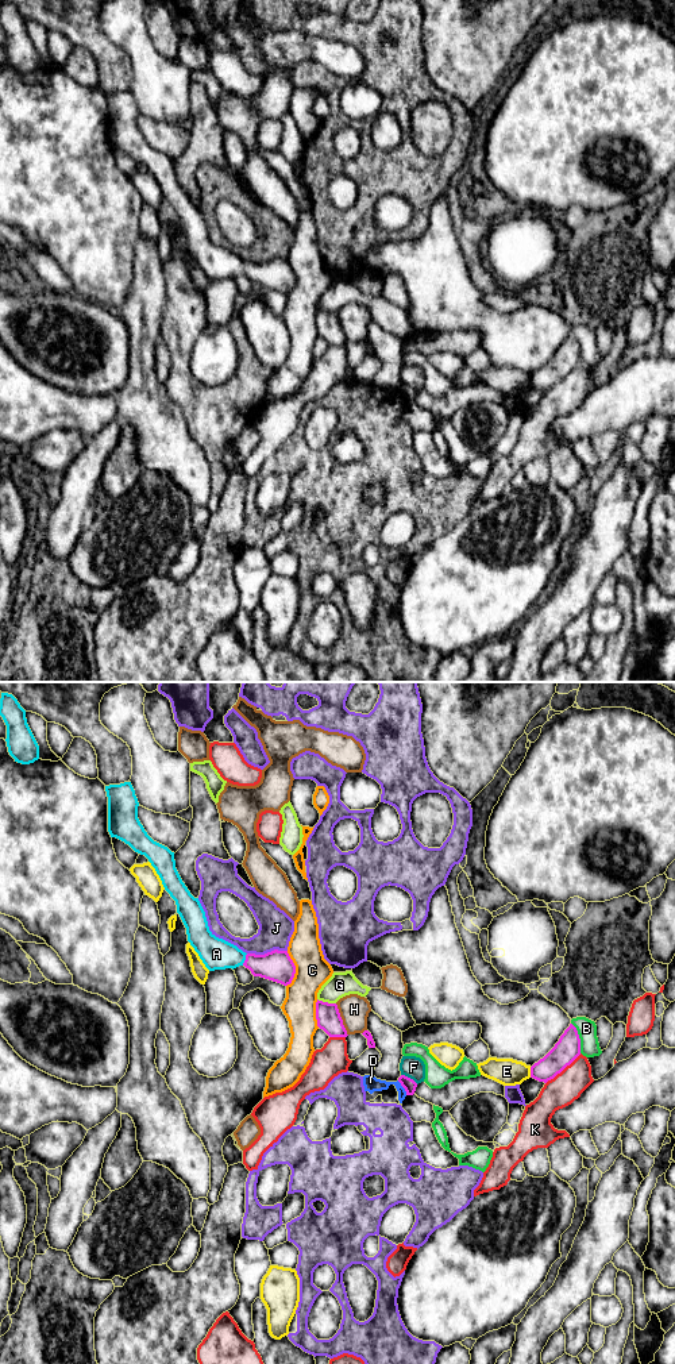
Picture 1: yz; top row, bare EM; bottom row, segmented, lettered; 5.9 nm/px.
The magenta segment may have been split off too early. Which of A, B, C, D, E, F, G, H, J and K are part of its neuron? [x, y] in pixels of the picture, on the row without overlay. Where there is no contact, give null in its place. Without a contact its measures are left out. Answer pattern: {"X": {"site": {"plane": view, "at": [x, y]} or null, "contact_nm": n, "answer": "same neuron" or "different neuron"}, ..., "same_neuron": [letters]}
{"A": {"site": {"plane": "yz", "at": [246, 268]}, "contact_nm": 80, "answer": "same neuron"}, "B": {"site": {"plane": "yz", "at": [578, 346]}, "contact_nm": 190, "answer": "different neuron"}, "C": {"site": {"plane": "yz", "at": [294, 277]}, "contact_nm": 220, "answer": "different neuron"}, "D": {"site": {"plane": "yz", "at": [402, 395]}, "contact_nm": 110, "answer": "different neuron"}, "E": {"site": {"plane": "yz", "at": [531, 381]}, "contact_nm": 60, "answer": "different neuron"}, "F": {"site": {"plane": "yz", "at": [409, 386]}, "contact_nm": 120, "answer": "different neuron"}, "G": {"site": {"plane": "yz", "at": [327, 311]}, "contact_nm": 120, "answer": "different neuron"}, "H": {"site": {"plane": "yz", "at": [342, 328]}, "contact_nm": 200, "answer": "different neuron"}, "J": {"site": {"plane": "yz", "at": [267, 261]}, "contact_nm": 240, "answer": "different neuron"}, "K": {"site": {"plane": "yz", "at": [563, 377]}, "contact_nm": 280, "answer": "different neuron"}, "same_neuron": ["A"]}

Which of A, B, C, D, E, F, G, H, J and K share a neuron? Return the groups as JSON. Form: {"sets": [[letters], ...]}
{"sets": [["A"], ["B"], ["C"], ["D", "J"], ["E"], ["F"], ["G"], ["H"], ["K"]]}

